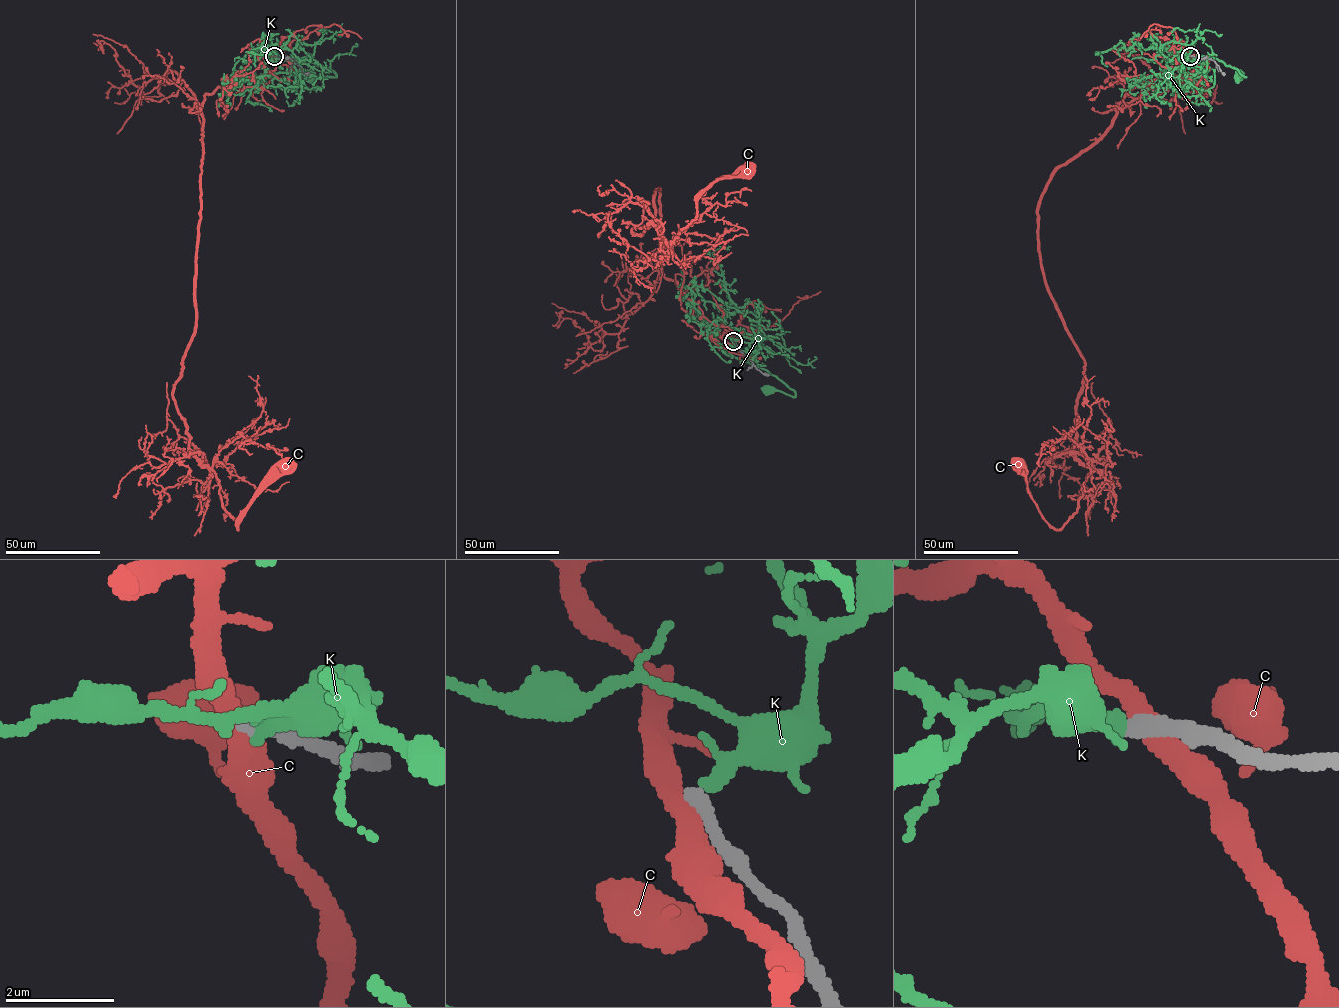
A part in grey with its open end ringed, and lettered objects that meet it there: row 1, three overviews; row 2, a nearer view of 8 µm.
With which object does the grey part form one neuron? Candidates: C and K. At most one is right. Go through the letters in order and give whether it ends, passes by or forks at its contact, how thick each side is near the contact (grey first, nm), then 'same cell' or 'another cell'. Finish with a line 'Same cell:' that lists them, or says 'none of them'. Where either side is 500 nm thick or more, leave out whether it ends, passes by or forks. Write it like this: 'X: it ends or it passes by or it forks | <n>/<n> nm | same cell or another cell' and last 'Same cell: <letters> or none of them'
C: it passes by | 320/400 nm | another cell
K: it ends | 280/380 nm | another cell
Same cell: none of them

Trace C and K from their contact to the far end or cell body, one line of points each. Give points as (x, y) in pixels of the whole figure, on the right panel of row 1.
C: (1190, 56), (1189, 77), (1133, 88), (1041, 198), (1091, 468), (1059, 529), (1018, 462)
K: (1189, 56), (1179, 57), (1174, 49), (1168, 59), (1175, 63), (1212, 57), (1234, 67), (1245, 76), (1238, 75)

